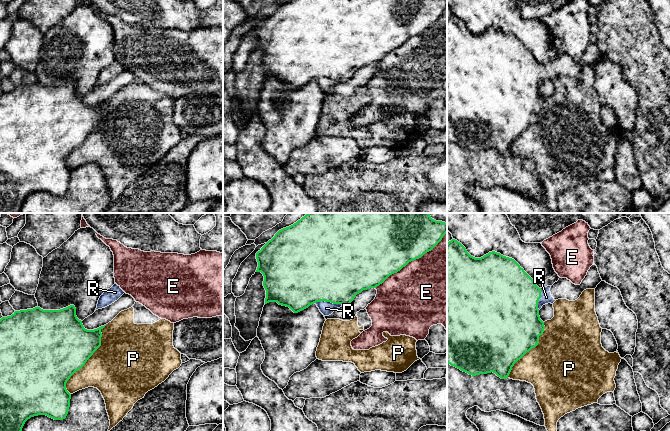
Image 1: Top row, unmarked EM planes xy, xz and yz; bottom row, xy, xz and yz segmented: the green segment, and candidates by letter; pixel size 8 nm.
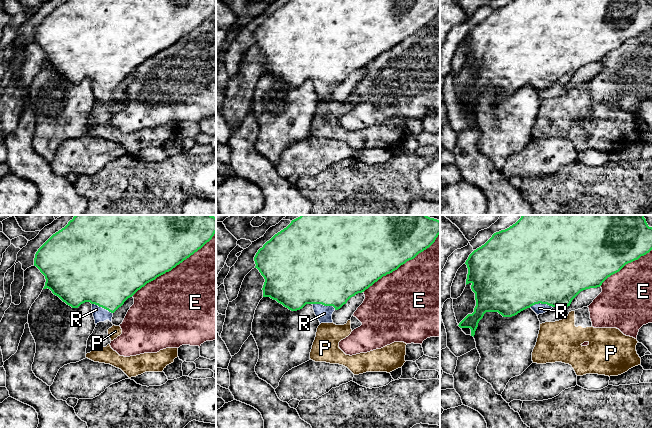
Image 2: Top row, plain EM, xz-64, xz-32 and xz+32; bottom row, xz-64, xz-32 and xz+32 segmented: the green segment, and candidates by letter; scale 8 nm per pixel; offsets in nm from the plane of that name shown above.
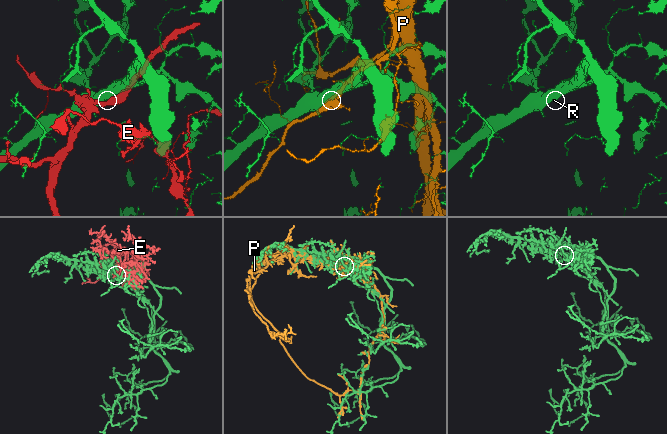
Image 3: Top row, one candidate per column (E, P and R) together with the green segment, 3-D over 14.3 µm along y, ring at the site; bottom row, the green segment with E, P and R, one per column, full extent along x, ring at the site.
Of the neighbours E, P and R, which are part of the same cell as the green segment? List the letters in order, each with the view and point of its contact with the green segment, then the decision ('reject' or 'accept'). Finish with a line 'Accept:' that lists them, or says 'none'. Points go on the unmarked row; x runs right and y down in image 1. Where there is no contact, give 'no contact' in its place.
E: meets green in xz at (411, 36); reject
P: meets green in xy at (87, 135); reject
R: meets green in xz at (329, 77); accept
Accept: R

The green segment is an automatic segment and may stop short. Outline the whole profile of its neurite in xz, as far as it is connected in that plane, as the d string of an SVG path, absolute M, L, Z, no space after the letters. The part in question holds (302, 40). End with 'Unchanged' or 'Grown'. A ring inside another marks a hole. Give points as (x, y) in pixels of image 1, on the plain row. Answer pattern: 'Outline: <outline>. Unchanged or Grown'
Outline: M293 0L279 6L256 29L256 48L264 52L265 80L277 78L298 89L316 80L324 92L348 82L363 66L376 64L409 38L431 27L447 9L447 0Z. Grown

